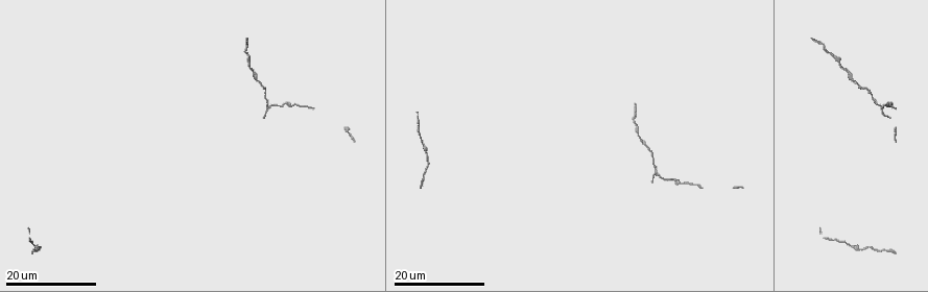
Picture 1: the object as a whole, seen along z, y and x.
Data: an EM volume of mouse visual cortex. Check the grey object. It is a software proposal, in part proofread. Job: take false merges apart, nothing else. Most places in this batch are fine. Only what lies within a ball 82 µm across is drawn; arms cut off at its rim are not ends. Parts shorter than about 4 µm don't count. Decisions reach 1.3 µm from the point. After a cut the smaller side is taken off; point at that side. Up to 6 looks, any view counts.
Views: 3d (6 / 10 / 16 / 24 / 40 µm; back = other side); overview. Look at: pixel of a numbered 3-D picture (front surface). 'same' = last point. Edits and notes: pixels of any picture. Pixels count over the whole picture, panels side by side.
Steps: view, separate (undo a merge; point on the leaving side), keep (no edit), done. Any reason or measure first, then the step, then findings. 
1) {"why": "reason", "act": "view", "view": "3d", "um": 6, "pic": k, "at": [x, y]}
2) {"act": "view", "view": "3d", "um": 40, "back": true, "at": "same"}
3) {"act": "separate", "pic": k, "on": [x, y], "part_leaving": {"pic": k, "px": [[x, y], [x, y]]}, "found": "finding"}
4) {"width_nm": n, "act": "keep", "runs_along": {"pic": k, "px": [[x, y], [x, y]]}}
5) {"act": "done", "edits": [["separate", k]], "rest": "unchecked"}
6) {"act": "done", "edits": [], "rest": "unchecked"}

{"why": "calibre changes", "act": "view", "view": "3d", "um": 16, "pic": 1, "at": [849, 72]}

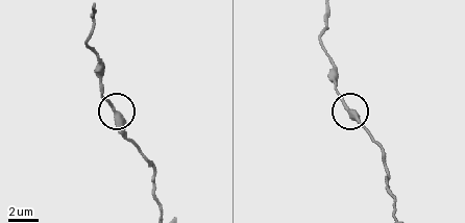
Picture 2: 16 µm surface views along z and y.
{"why": "closer look", "act": "view", "view": "3d", "um": 6, "pic": 2, "at": [113, 108]}

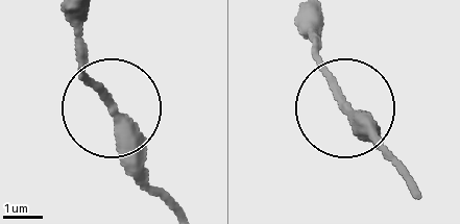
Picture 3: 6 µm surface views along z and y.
{"act": "keep", "runs_along": {"pic": 3, "px": [[407, 180], [343, 100], [311, 34]]}, "found": "all the same neuron"}

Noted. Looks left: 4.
{"why": "calibre changes", "act": "view", "view": "3d", "um": 24, "pic": 1, "at": [833, 57]}

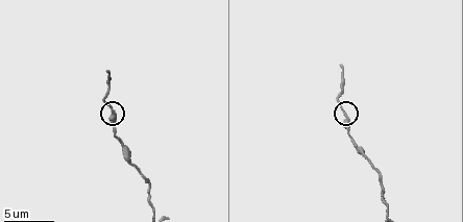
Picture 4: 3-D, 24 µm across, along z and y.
{"act": "view", "view": "3d", "um": 10, "pic": 4, "at": [346, 115]}

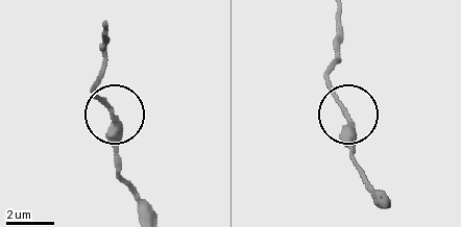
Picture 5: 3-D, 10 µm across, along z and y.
{"act": "keep", "runs_along": {"pic": 5, "px": [[149, 209], [121, 174], [119, 126], [95, 80]]}, "found": "continuous, no second neuron"}

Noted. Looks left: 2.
{"why": "three arms meet", "act": "view", "view": "3d", "um": 24, "pic": 1, "at": [270, 107]}

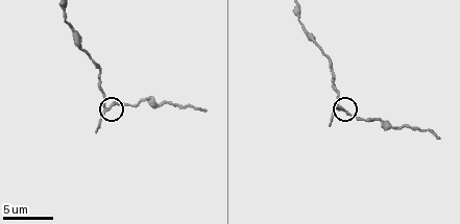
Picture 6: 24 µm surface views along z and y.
{"act": "view", "view": "3d", "um": 6, "pic": 6, "at": [105, 108]}

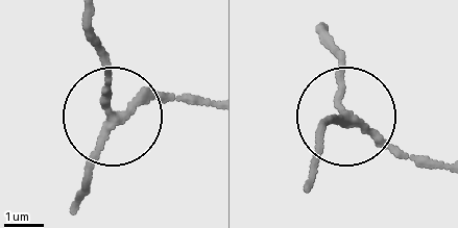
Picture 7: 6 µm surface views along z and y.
{"arms": 3, "act": "keep", "runs_along": {"pic": 7, "px": [[308, 185], [317, 138], [334, 119], [420, 165]]}, "found": "continuous, no second neuron"}

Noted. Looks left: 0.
{"act": "done", "edits": [], "rest": "unchecked"}

